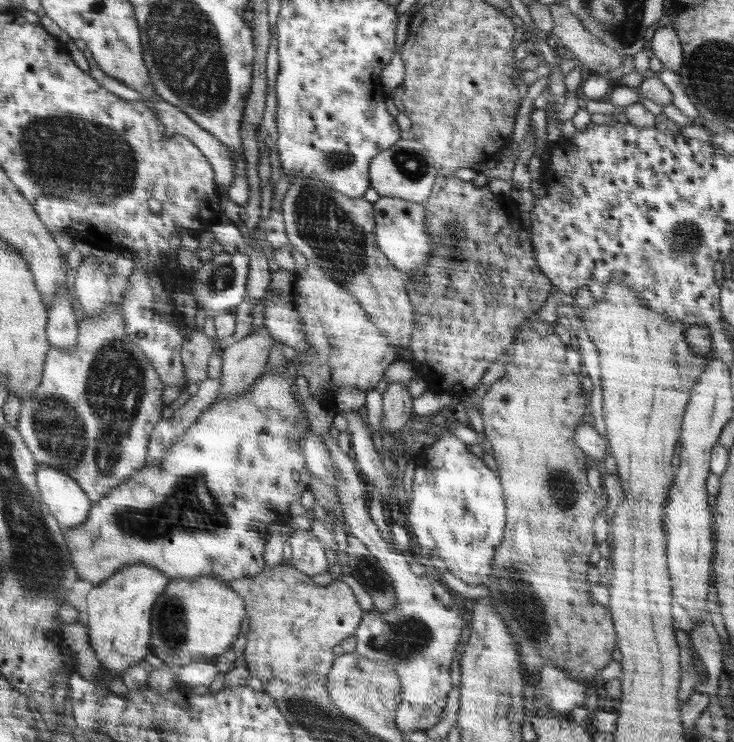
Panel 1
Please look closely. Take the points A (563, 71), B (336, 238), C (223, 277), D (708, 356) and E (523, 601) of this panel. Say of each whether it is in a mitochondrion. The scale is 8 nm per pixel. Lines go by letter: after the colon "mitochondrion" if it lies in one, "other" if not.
A: other
B: mitochondrion
C: mitochondrion
D: other
E: mitochondrion

